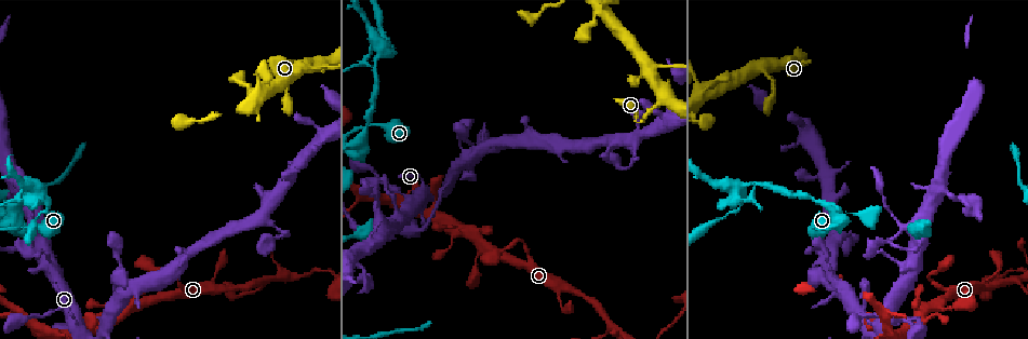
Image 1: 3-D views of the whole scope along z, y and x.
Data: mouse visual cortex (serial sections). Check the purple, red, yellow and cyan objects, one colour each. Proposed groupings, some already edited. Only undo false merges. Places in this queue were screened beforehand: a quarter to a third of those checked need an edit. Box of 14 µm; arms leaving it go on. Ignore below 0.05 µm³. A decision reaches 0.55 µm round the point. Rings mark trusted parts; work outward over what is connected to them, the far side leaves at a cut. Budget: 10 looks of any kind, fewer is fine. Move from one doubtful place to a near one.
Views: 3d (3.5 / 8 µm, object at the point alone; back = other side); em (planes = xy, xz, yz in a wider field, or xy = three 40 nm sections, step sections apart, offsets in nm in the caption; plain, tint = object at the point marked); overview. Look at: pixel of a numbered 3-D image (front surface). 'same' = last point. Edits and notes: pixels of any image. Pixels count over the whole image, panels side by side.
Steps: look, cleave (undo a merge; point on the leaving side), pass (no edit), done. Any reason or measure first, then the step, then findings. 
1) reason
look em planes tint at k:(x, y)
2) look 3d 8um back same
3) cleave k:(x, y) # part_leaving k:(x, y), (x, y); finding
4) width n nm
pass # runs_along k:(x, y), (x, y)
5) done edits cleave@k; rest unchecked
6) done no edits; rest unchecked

thick turns thin
look 3d 3.5um back at 1:(383, 222)

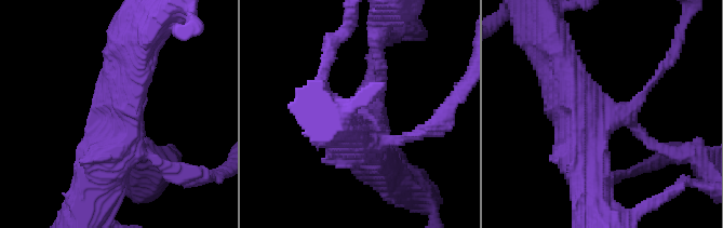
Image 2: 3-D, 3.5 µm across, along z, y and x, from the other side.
look em xy step 5 tint at 2:(601, 119)

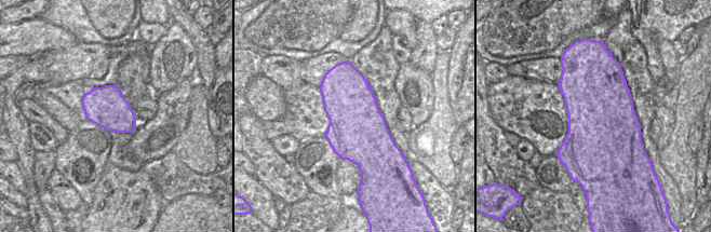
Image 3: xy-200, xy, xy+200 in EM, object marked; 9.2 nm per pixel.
arm_widths 150, 250, 600, 600 nm
pass # runs_along 2:(93, 188), (136, 62); one cell here

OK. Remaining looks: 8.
look 3d 3.5um at 1:(14, 211)

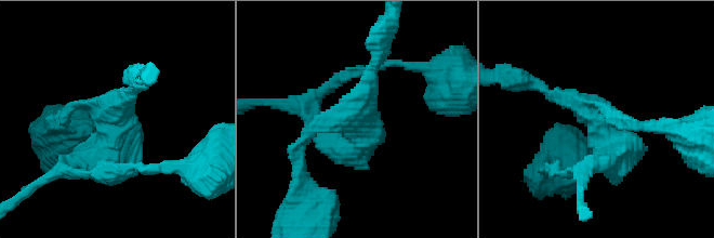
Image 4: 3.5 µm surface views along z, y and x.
pass # runs_along 4:(605, 162), (616, 148), (589, 108), (541, 86); continuous, no second cell

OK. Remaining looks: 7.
sharp bend
look 3d 3.5um back at 1:(49, 206)

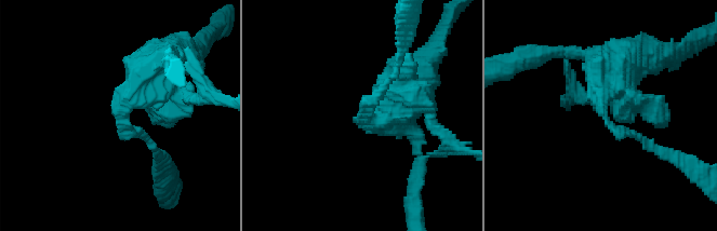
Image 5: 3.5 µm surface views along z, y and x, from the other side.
arm_widths 100, 450 nm
look em xy step 3 tint at 5:(603, 114)

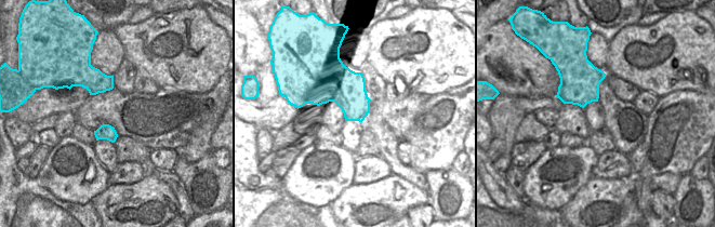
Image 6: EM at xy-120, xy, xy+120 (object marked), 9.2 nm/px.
another direction
look em xy step 1 tint same

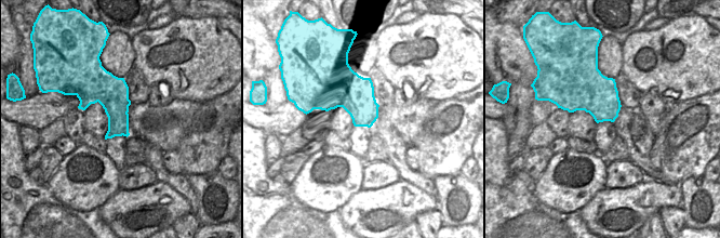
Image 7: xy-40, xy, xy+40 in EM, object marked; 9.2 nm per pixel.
cleave 5:(663, 112) # part_leaving 5:(417, 102), (467, 151); two cells meet here

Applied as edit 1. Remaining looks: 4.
look overview

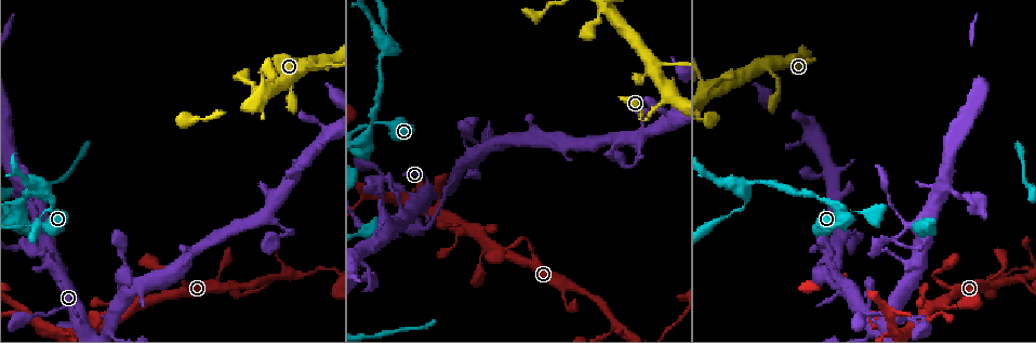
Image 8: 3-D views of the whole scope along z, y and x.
four arms meet
look 3d 3.5um at 8:(646, 70)

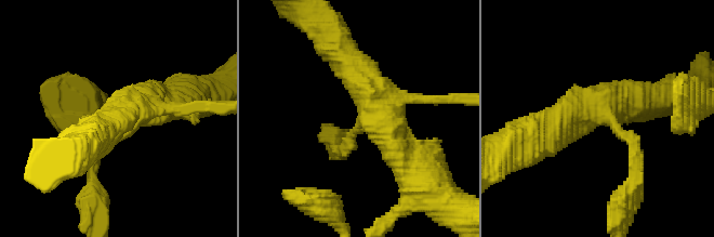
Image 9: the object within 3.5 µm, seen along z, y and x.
arms 4; arm_widths 150, 150, 450, 500 nm; now the EM
look em xy step 5 tint at 9:(362, 124)

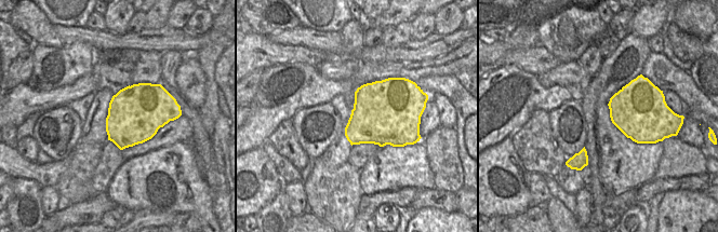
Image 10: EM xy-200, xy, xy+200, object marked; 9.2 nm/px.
pass # runs_along 9:(417, 174), (347, 61); continuous, no second cell

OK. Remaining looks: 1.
done edits cleave@5; rest unchecked

